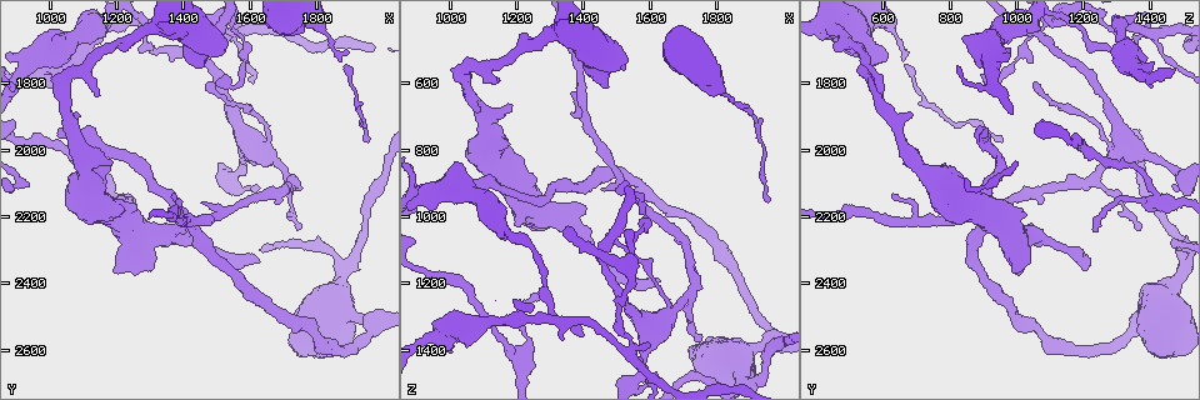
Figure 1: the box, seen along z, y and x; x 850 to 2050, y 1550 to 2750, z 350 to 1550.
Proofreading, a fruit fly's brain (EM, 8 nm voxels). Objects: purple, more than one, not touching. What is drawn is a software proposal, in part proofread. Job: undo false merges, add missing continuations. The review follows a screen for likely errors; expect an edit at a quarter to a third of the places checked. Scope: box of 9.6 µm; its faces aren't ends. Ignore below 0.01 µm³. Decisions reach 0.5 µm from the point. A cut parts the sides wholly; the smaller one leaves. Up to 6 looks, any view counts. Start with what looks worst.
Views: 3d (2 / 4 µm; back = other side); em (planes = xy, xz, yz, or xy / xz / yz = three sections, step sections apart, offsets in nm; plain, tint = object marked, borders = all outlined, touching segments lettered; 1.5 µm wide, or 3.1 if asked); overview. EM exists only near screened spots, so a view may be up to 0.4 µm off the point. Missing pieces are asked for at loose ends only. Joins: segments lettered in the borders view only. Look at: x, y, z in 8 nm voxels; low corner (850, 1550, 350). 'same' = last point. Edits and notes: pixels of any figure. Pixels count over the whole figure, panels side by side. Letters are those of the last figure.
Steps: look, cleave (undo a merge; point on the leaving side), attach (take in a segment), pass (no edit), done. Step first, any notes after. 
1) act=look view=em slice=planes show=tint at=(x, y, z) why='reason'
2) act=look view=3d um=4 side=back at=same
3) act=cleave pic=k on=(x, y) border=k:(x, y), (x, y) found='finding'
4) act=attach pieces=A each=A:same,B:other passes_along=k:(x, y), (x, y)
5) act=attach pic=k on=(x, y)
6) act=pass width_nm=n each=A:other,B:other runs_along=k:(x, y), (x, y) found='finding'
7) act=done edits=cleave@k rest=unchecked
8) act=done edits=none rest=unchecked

act=look view=3d um=4 at=(1190, 2040, 660) why='an open end'

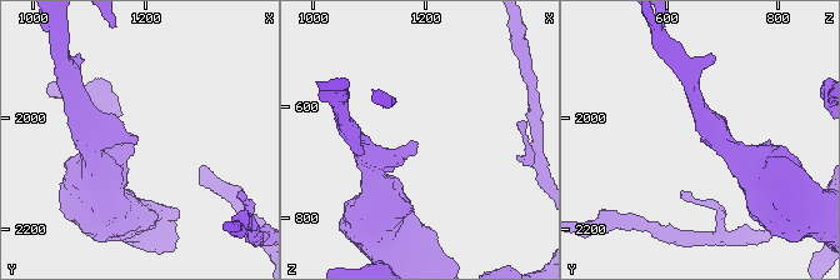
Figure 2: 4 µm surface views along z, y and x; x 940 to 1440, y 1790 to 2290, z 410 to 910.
act=look view=em slice=planes show=borders at=(1195, 2040, 670) why='now the EM'

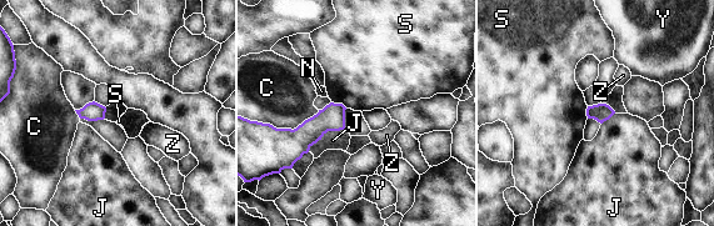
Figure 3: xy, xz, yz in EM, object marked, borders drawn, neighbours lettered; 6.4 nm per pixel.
act=pass each=C:other,J:other,N:other,S:other,Y:other,Z:other border=3:(331, 101), (340, 103), (346, 108) found='no lettered segment goes on from it'

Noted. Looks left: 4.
act=look view=3d um=2 at=(1900, 1710, 670)

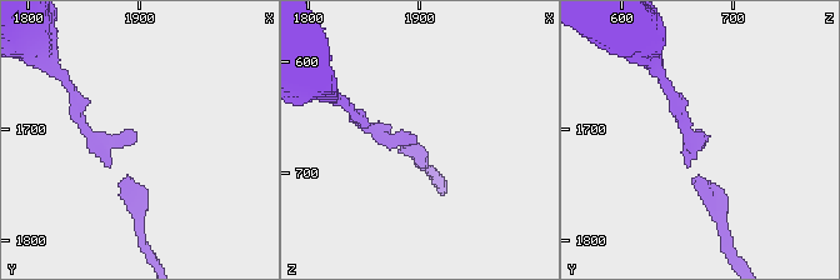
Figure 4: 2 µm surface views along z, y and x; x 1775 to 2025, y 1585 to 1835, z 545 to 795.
act=look view=em slice=planes show=borders at=(1896, 1702, 670) why='now the EM'

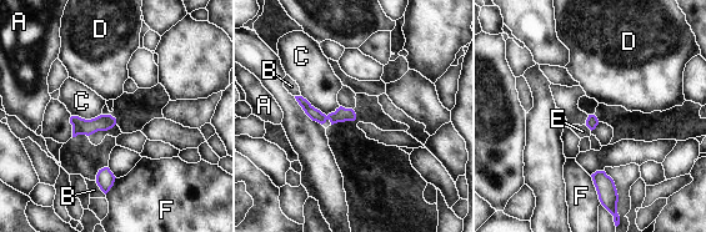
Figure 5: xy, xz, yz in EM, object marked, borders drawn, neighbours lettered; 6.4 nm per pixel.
act=pass each=A:other,B:other,C:other,D:other,E:other,F:other found='no lettered segment goes on from it'

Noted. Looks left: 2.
act=look view=3d um=4 at=(1950, 1980, 960) why='branch stops here'

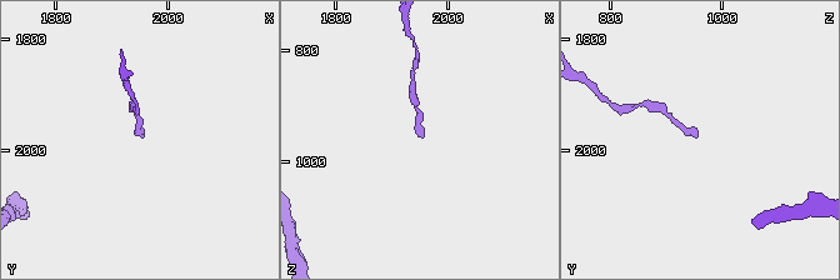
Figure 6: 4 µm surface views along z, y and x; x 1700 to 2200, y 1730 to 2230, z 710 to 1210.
act=look view=em slice=planes show=borders at=(1960, 1975, 950) why='shape alone is not enough'

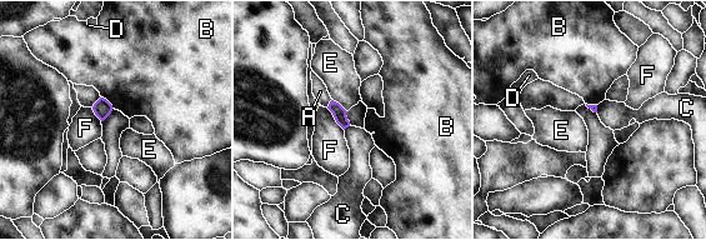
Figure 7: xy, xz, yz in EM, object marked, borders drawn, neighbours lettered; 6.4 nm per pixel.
act=pass each=A:other,B:other,C:other,D:other,E:other,F:other found='none of them fits'

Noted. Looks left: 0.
act=done edits=none rest=unchecked

